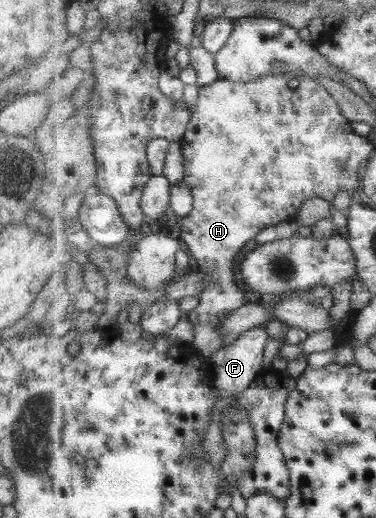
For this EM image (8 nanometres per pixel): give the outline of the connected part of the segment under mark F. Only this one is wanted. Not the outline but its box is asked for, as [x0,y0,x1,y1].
[211,327,270,397]

